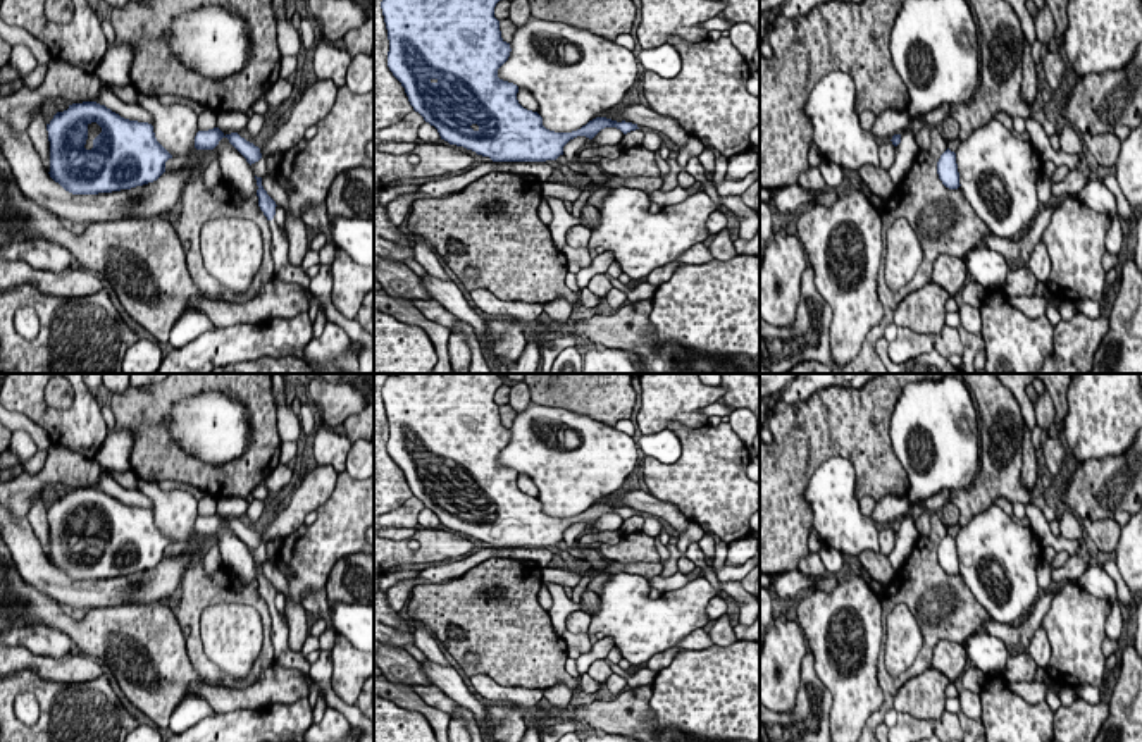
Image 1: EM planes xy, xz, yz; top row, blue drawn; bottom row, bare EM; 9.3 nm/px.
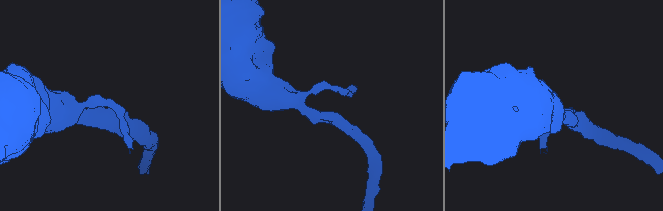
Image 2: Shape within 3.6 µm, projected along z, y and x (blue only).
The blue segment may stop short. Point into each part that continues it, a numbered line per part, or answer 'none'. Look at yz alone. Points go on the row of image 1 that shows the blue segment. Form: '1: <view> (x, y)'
none

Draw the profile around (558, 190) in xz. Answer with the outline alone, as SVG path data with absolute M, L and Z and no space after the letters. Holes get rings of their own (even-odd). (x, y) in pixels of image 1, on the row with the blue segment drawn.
M544 181L541 184L543 188L543 198L560 198L560 200L567 200L572 201L575 196L575 188L567 184L567 182L548 182Z

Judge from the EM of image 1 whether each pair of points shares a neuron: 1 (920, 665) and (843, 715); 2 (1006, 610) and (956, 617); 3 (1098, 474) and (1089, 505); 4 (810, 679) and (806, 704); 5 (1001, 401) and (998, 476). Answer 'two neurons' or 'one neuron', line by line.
1: two neurons
2: two neurons
3: one neuron
4: one neuron
5: one neuron

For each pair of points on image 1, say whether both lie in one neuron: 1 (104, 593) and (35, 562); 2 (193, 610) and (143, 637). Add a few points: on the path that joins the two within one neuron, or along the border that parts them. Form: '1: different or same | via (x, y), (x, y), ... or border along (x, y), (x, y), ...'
1: same | via (86, 593), (66, 591), (52, 579)
2: different | border along (171, 610), (183, 627)

